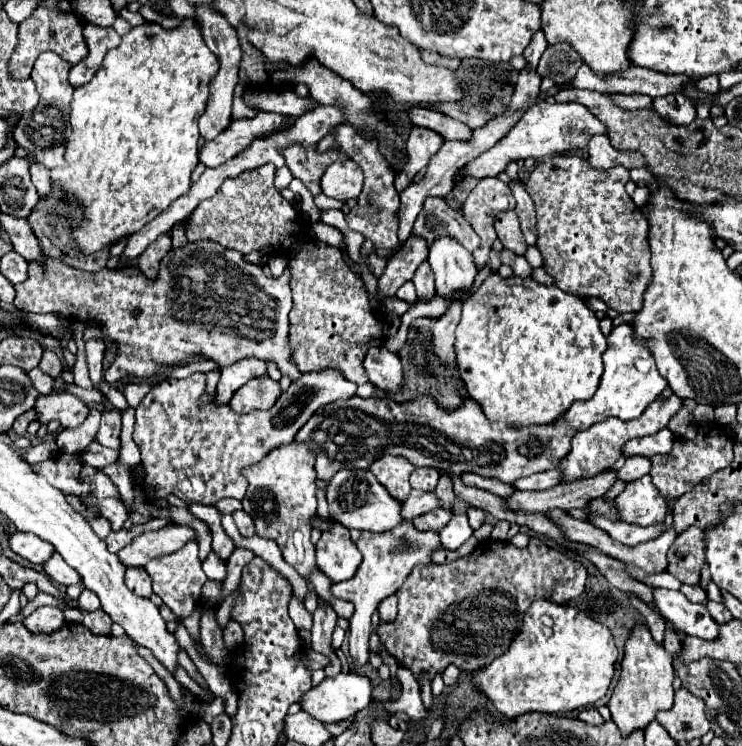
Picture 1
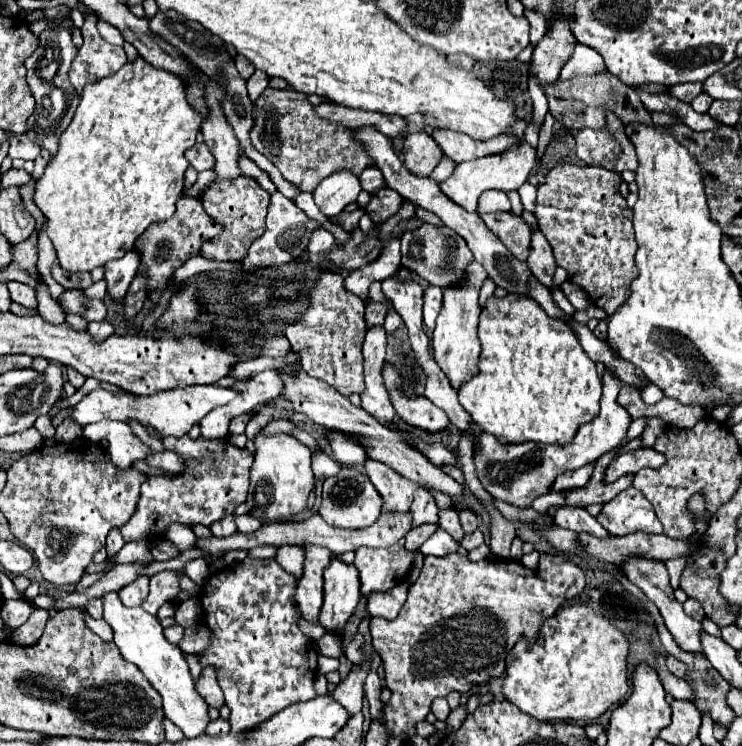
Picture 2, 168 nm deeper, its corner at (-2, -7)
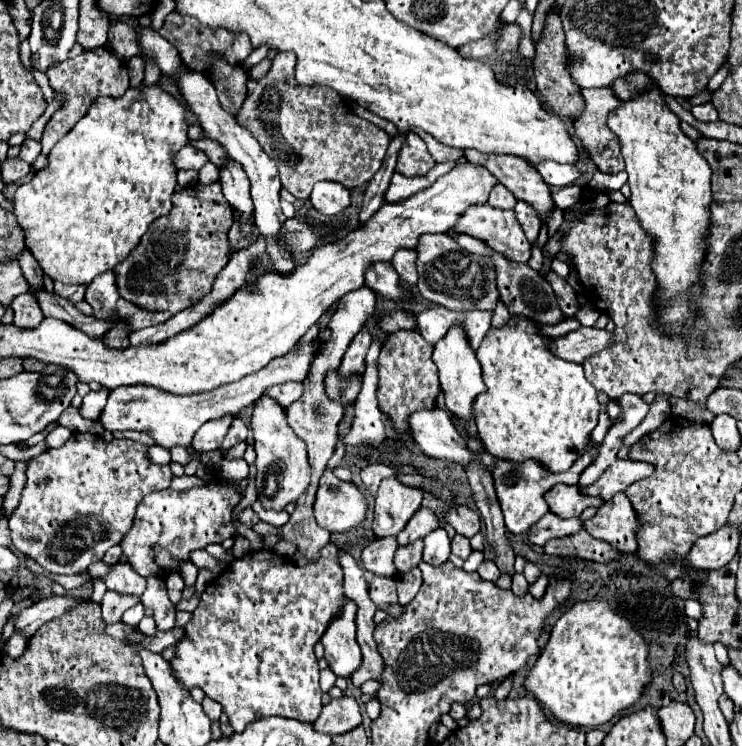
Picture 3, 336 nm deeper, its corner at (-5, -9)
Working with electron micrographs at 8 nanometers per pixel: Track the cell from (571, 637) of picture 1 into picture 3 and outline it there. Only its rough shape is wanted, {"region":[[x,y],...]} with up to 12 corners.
{"region":[[605,600],[555,622],[525,690],[595,728],[651,682],[647,642]]}

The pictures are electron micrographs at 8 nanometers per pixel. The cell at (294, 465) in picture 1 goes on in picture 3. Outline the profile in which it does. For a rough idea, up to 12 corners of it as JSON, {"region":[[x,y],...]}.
{"region":[[269,396],[253,408],[257,494],[283,510],[309,486],[307,448]]}

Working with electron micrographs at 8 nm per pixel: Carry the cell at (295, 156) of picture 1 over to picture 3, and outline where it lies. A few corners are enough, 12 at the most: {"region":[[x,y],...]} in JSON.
{"region":[[277,52],[237,114],[307,200],[367,184],[389,136]]}

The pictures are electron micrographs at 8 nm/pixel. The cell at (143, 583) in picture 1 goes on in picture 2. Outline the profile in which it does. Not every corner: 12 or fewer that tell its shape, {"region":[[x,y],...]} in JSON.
{"region":[[148,576],[120,590],[126,606],[142,606],[148,596]]}

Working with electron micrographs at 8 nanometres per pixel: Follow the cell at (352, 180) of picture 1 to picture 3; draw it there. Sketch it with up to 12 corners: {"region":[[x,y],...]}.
{"region":[[335,182],[315,184],[309,202],[323,216],[349,206],[349,190]]}

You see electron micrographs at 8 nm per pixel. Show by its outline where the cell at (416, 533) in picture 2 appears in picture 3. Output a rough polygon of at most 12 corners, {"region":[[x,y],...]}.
{"region":[[423,540],[397,548],[397,572],[421,562]]}

